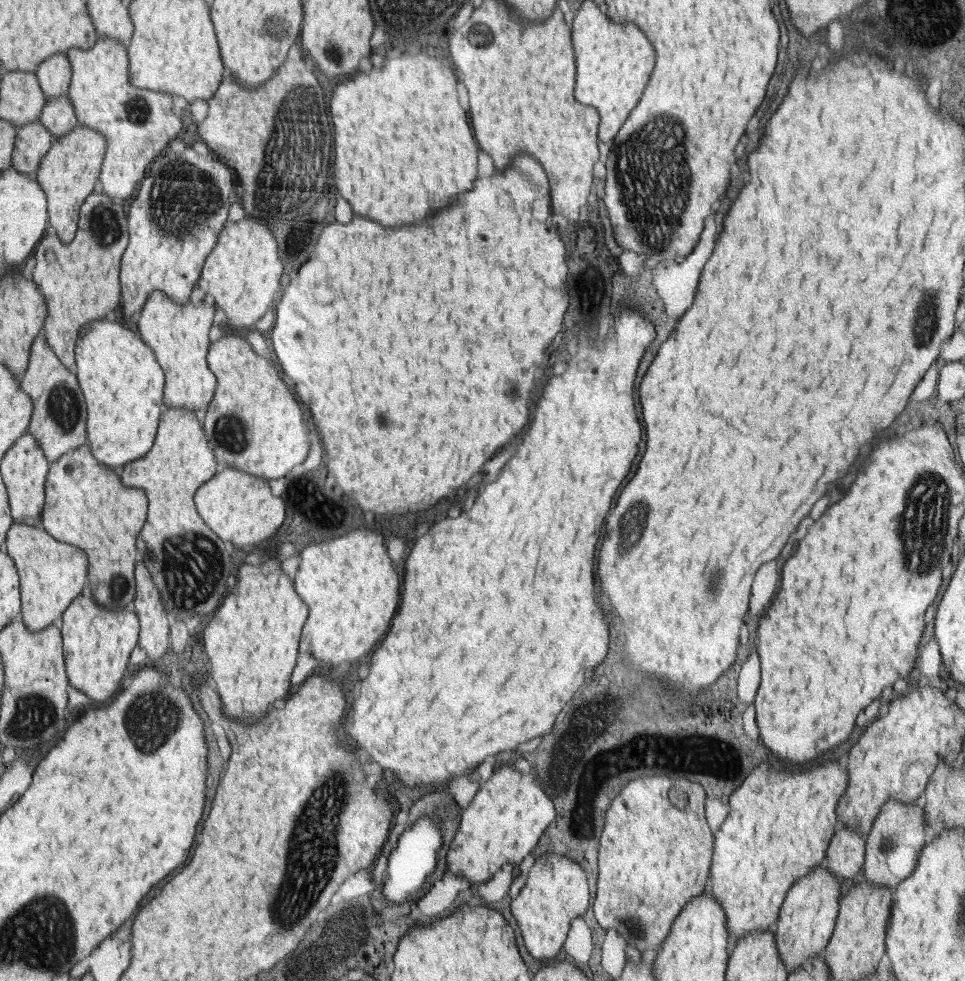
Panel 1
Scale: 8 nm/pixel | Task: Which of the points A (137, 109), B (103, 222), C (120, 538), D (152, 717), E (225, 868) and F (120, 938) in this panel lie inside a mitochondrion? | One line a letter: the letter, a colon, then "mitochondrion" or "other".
A: mitochondrion
B: mitochondrion
C: other
D: mitochondrion
E: other
F: other

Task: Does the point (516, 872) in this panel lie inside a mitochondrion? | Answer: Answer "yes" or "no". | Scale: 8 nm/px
no

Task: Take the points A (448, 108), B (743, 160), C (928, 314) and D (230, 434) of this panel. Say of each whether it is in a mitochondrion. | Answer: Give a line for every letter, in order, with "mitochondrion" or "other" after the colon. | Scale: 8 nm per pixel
A: other
B: other
C: mitochondrion
D: mitochondrion

